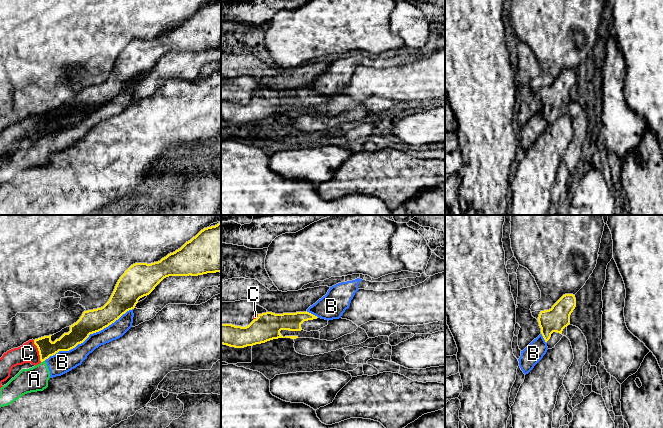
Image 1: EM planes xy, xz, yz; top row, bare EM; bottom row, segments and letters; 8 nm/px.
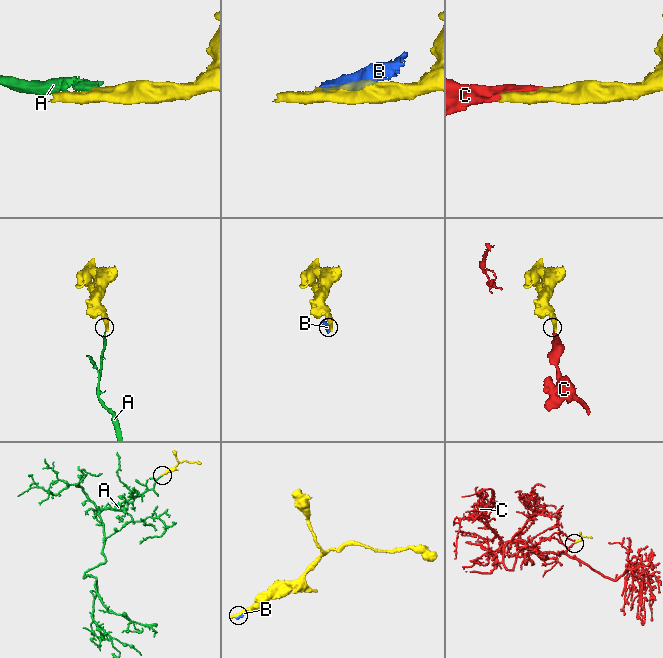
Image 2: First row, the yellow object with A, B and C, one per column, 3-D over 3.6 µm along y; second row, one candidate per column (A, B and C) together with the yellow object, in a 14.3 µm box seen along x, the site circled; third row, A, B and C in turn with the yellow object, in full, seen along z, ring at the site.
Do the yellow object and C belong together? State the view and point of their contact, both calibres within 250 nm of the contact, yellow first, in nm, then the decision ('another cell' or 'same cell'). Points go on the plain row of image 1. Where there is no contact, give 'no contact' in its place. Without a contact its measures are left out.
meets yellow in xy at (38, 126); 140 nm thick on the yellow side, 160 nm on the other; same cell

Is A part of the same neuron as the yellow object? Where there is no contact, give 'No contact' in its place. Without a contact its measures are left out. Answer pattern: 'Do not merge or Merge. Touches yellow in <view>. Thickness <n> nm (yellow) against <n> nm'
Do not merge. Touches yellow in xy. Thickness 140 nm (yellow) against 200 nm

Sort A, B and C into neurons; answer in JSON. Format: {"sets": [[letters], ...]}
{"sets": [["A", "B"], ["C"]]}

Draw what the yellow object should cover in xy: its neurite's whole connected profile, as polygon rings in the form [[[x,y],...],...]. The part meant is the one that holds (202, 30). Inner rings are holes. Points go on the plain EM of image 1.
[[[221,0],[201,6],[180,25],[151,40],[135,39],[118,56],[109,77],[101,84],[84,87],[80,95],[70,102],[70,107],[59,115],[51,117],[51,112],[29,116],[18,124],[11,125],[0,134],[0,164],[10,153],[13,143],[24,139],[38,141],[59,127],[69,127],[83,119],[90,110],[99,108],[118,96],[127,87],[135,84],[138,76],[149,71],[155,63],[169,52],[198,52],[207,49],[221,49]]]

